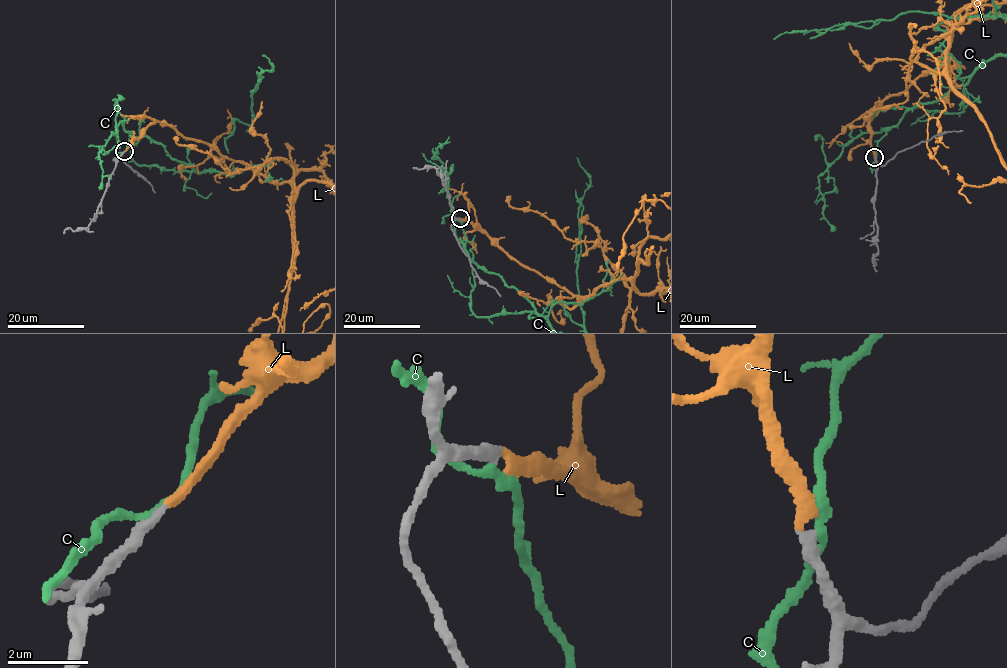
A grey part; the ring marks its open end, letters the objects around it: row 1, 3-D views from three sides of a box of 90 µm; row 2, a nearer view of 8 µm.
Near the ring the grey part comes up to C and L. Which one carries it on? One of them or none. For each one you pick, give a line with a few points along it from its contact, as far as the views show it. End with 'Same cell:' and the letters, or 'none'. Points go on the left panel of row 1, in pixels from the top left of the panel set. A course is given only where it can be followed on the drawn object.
Same cell: L

